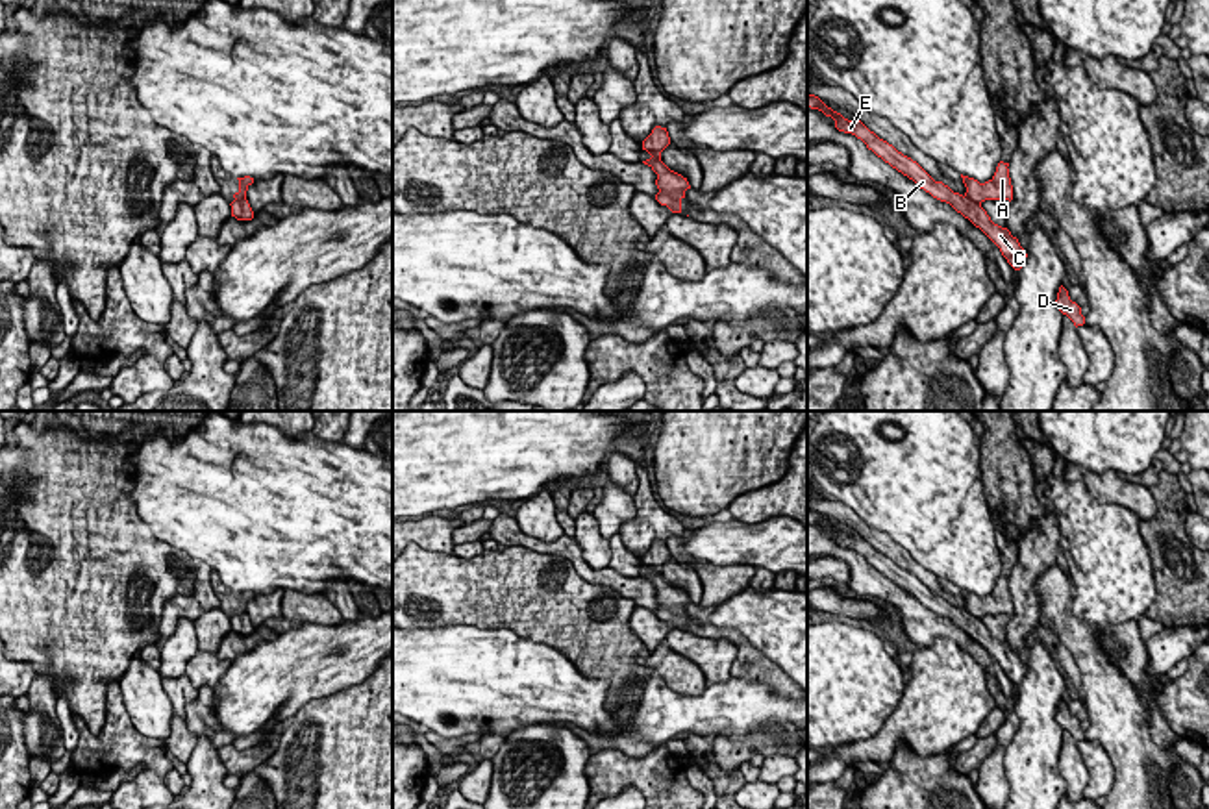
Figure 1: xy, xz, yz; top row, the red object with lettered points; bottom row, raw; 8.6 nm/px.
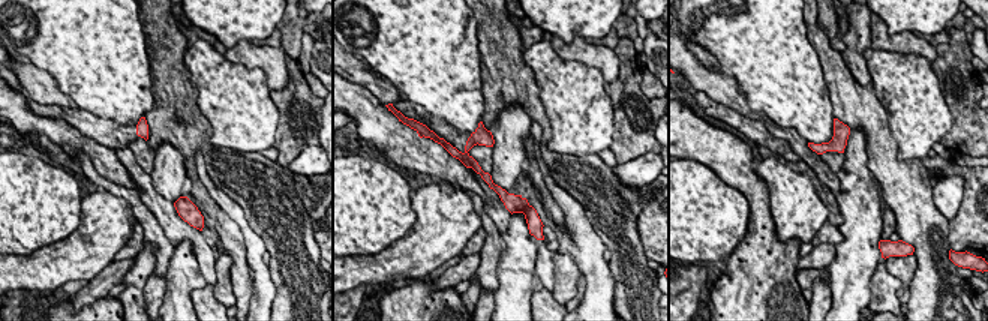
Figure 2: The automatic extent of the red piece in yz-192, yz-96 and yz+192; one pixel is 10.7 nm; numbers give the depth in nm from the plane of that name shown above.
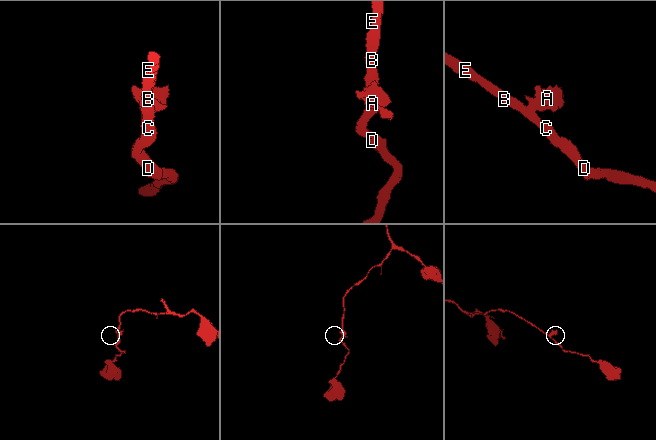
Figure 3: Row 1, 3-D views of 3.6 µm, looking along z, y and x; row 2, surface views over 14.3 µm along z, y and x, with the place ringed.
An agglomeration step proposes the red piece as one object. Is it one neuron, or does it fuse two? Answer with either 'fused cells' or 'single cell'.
fused cells

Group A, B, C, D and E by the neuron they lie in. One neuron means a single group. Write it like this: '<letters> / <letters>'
A / B C D E

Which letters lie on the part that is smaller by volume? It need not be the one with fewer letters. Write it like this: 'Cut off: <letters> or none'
Cut off: A

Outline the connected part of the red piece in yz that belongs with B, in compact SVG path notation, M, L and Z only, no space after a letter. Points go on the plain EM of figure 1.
M807 509L807 522L822 526L826 531L835 535L835 542L844 548L852 548L861 554L868 565L889 578L892 583L913 594L920 604L929 607L933 613L950 618L957 628L968 633L976 642L979 642L1002 666L1007 678L1020 685L1026 678L1026 665L1020 661L1018 653L1011 650L1007 642L1002 642L991 635L981 618L953 607L942 596L935 596L916 576L898 566L892 559L879 554L870 546L861 535L848 535L841 528L828 522L818 511Z

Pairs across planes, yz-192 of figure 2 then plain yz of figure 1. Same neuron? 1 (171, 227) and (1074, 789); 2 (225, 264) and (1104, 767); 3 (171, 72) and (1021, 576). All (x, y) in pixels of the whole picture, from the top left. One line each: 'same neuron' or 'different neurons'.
1: same neuron
2: same neuron
3: different neurons

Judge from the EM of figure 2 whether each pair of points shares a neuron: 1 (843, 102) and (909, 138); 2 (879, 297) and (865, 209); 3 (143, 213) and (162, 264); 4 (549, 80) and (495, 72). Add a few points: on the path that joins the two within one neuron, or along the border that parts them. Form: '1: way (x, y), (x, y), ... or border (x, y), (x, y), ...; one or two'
1: border (874, 93), (885, 110), (897, 156), (901, 159); two
2: border (882, 258), (871, 279), (870, 302), (867, 305); two
3: way (150, 225), (162, 243), (162, 252); one
4: border (523, 47), (523, 62), (532, 72), (544, 113); two

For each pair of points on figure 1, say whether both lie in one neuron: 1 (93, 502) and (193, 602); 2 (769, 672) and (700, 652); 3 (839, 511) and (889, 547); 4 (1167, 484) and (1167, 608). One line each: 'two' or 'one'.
1: two
2: two
3: one
4: one

